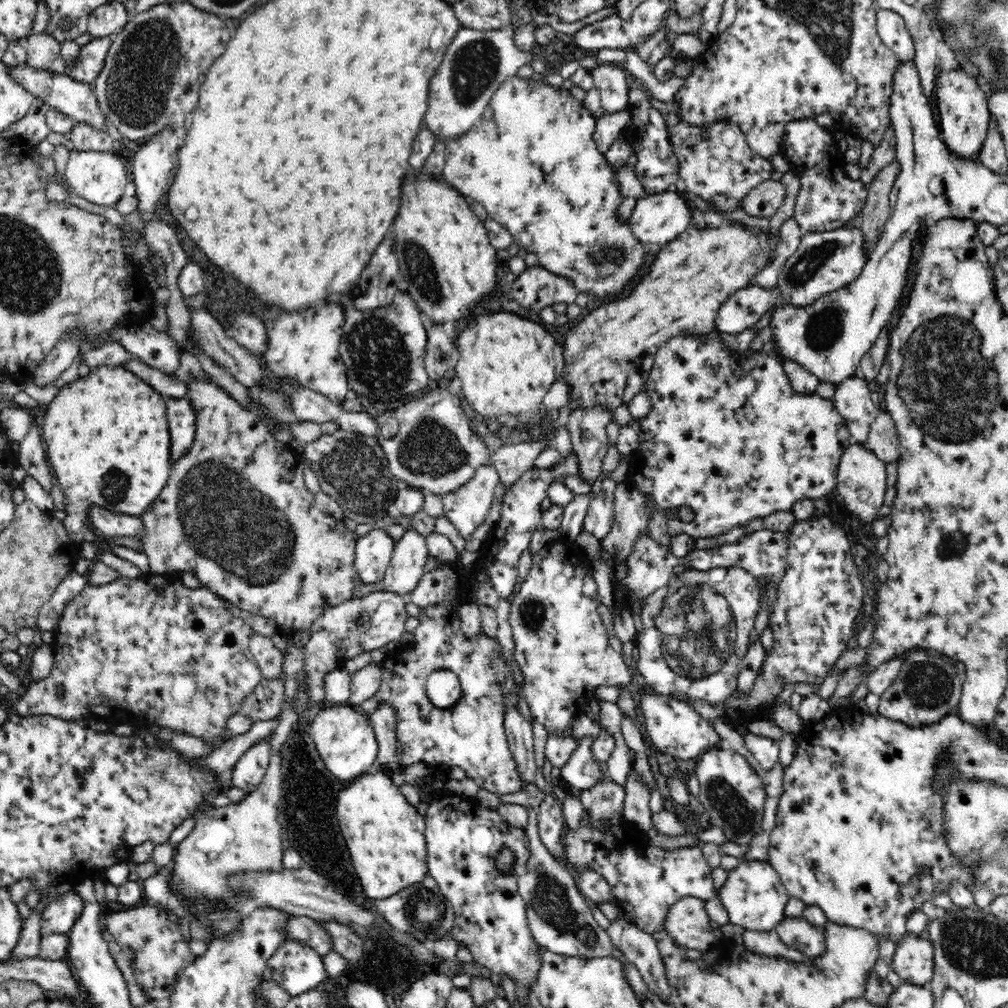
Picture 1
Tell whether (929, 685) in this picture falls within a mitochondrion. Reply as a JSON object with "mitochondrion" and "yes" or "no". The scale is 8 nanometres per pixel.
{"mitochondrion":"yes"}

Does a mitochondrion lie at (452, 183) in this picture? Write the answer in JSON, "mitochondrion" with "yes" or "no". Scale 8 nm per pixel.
{"mitochondrion":"no"}

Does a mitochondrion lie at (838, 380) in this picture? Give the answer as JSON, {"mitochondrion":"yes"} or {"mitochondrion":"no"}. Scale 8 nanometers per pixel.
{"mitochondrion":"no"}

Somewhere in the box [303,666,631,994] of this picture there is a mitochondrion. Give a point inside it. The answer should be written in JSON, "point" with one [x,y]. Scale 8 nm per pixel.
{"point":[552,905]}

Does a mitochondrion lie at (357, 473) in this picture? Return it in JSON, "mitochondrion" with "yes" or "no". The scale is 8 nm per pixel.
{"mitochondrion":"yes"}

